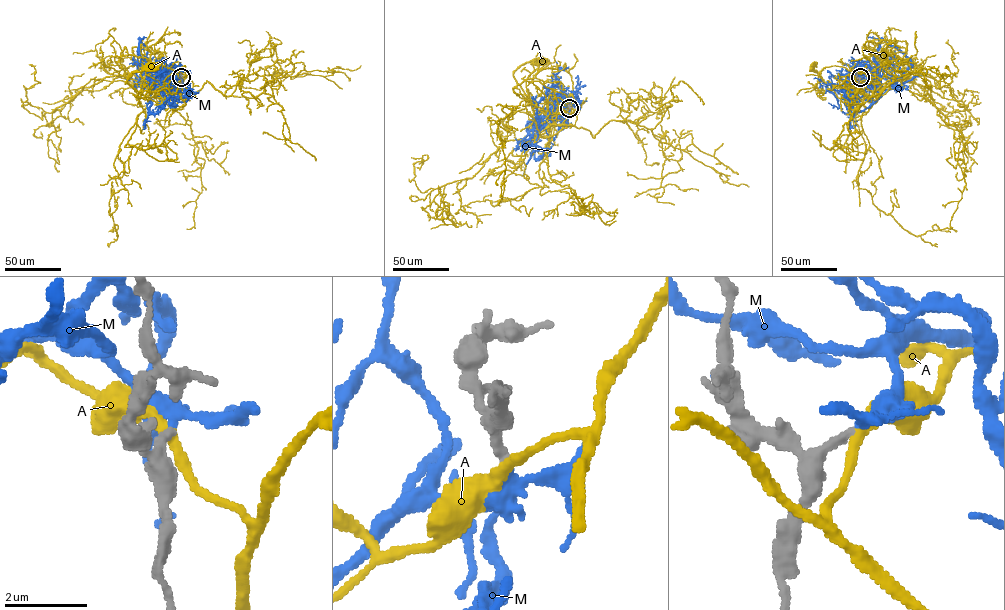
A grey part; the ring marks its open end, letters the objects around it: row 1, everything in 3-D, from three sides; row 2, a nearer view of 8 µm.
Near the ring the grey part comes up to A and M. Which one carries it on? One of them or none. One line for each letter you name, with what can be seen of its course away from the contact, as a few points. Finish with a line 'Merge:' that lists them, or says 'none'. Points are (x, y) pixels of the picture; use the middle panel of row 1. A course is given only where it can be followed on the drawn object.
M: course (569, 108), (560, 112), (559, 107), (561, 113), (538, 133), (536, 107), (558, 82), (556, 61)
Merge: M

